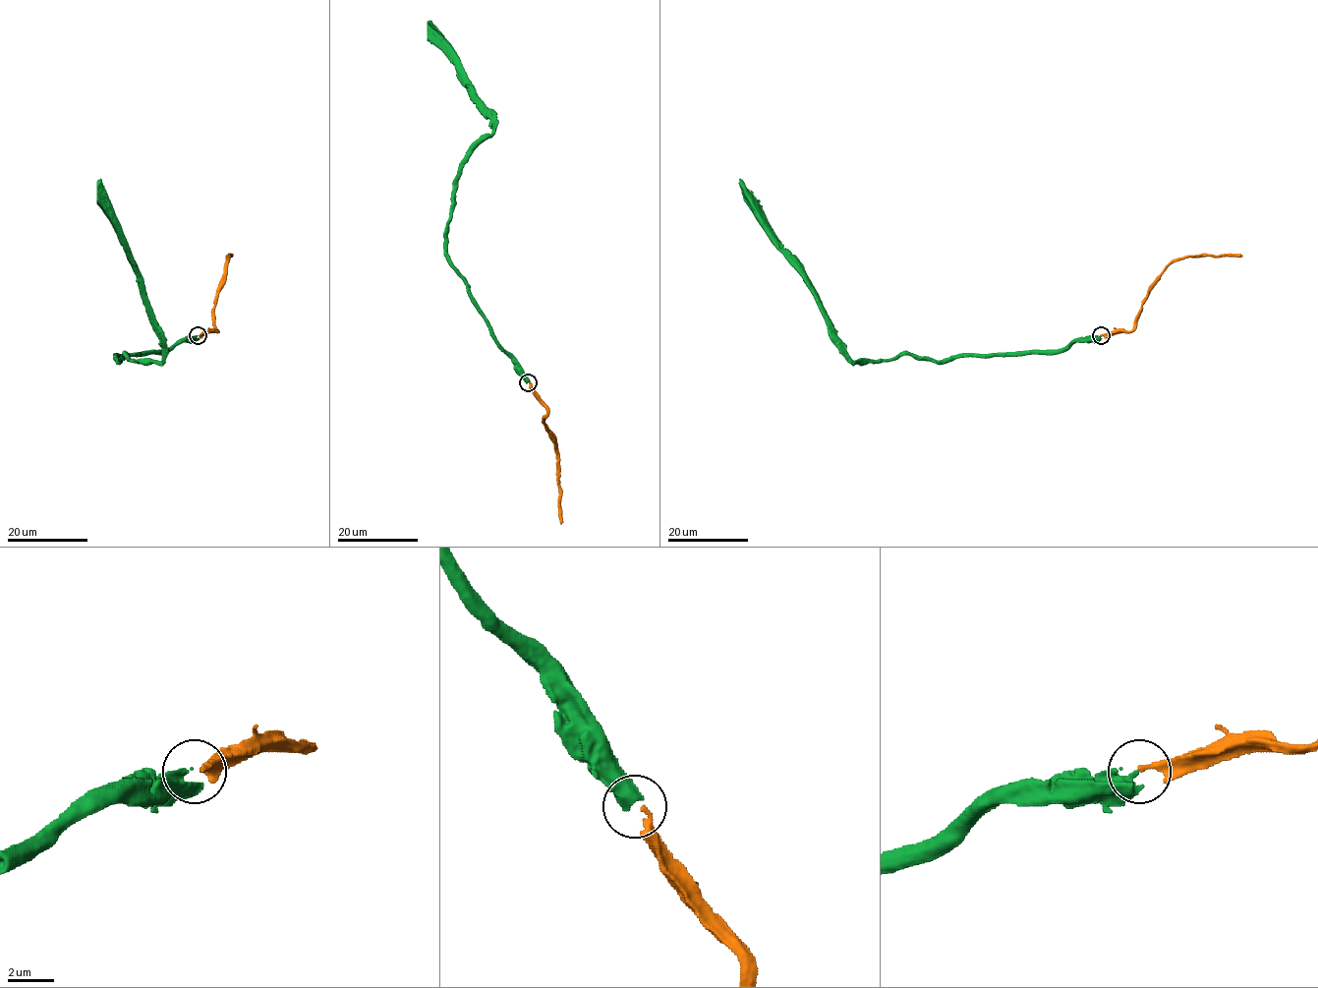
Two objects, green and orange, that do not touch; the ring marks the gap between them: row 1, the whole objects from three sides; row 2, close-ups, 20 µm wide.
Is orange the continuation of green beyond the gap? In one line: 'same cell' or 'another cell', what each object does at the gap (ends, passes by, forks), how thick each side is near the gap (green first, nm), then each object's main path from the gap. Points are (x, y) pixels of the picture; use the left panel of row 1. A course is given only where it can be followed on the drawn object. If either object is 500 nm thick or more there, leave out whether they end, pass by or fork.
same cell; green ends; orange ends; calibres 280 and 190 nm; course green (197, 336), (183, 338), (165, 351), (116, 357), (160, 361), (162, 347), (100, 179); course orange (199, 336), (216, 332), (215, 302), (224, 264), (227, 257), (231, 256)

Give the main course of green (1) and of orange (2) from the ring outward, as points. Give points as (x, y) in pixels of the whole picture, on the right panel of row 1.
1: (1101, 336), (1076, 338), (1055, 351), (942, 360), (898, 354), (853, 361), (801, 264), (739, 179)
2: (1101, 336), (1129, 332), (1149, 287), (1174, 261), (1188, 257), (1242, 256)

